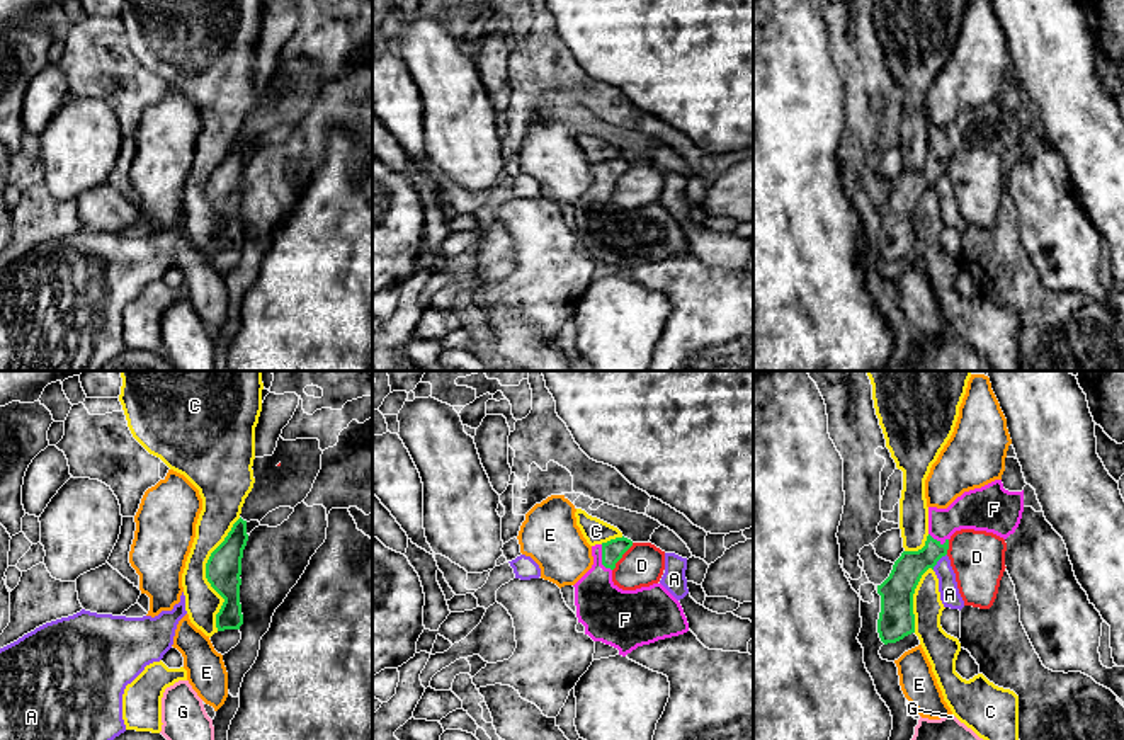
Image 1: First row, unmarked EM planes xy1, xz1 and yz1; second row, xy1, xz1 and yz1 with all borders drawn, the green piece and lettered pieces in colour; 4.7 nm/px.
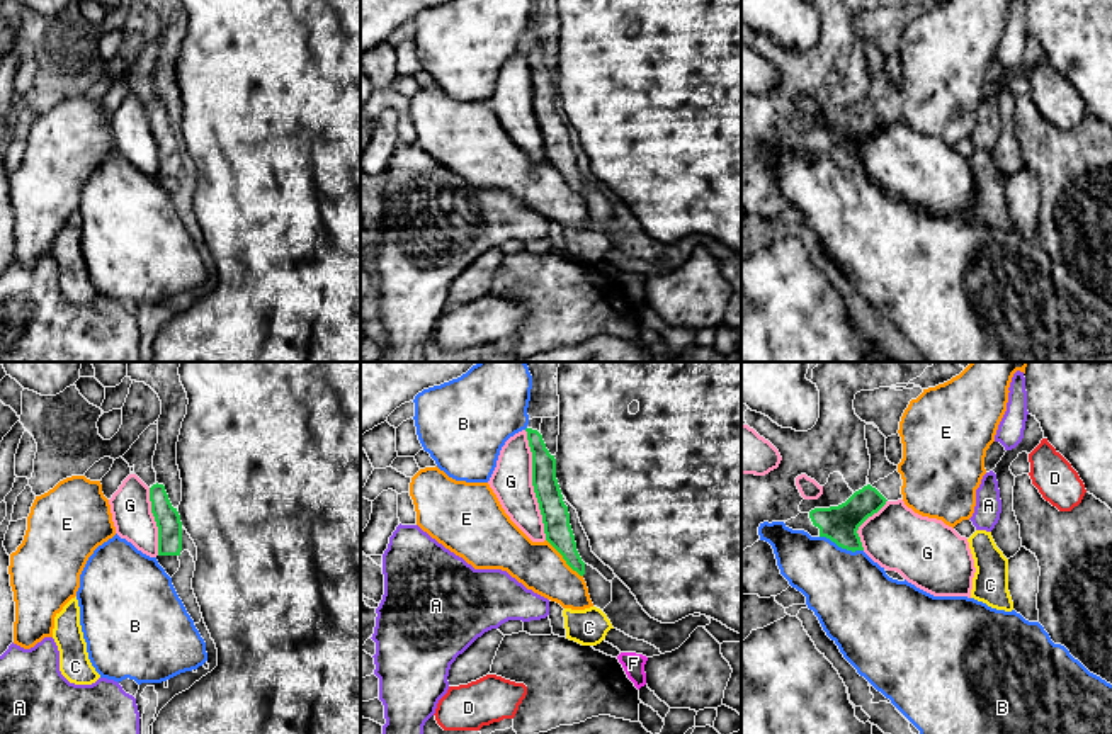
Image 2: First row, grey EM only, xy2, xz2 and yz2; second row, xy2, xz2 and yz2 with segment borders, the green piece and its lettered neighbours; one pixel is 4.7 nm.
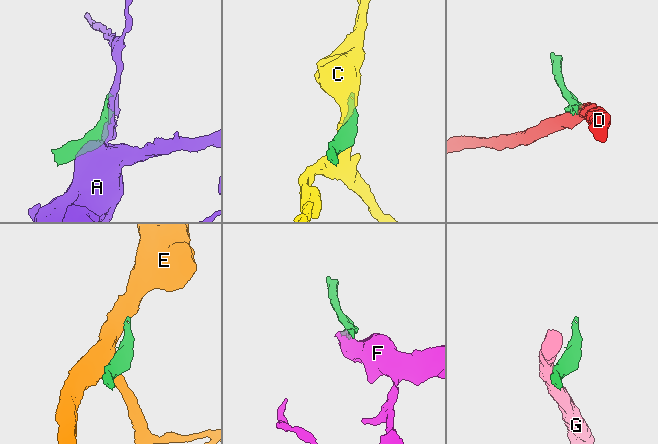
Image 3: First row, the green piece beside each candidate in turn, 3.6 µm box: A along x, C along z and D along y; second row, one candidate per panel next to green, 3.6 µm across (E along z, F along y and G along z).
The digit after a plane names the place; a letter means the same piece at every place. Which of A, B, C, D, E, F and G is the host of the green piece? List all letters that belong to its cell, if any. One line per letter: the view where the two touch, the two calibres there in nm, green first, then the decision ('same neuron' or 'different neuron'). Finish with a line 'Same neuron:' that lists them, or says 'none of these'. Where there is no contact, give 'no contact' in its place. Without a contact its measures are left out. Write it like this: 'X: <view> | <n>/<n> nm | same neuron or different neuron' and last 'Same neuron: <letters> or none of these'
A: yz1 | 160/100 nm | different neuron
B: yz2 | 170/380 nm | different neuron
C: xy1 | 170/170 nm | different neuron
D: xz1 | 100/200 nm | different neuron
E: xz2 | 130/220 nm | different neuron
F: xz1 | 100/260 nm | same neuron
G: xz2 | 130/190 nm | different neuron
Same neuron: F

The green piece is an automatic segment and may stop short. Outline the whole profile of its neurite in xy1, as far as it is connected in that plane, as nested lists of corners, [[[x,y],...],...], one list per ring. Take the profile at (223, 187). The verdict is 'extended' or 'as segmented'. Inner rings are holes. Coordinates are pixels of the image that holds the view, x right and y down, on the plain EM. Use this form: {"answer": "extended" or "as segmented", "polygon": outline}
{"answer": "as segmented", "polygon": [[[241,136],[233,143],[224,160],[211,172],[206,182],[206,197],[224,218],[216,233],[218,250],[240,248],[243,243],[240,204],[241,177],[247,165],[247,139]]]}

